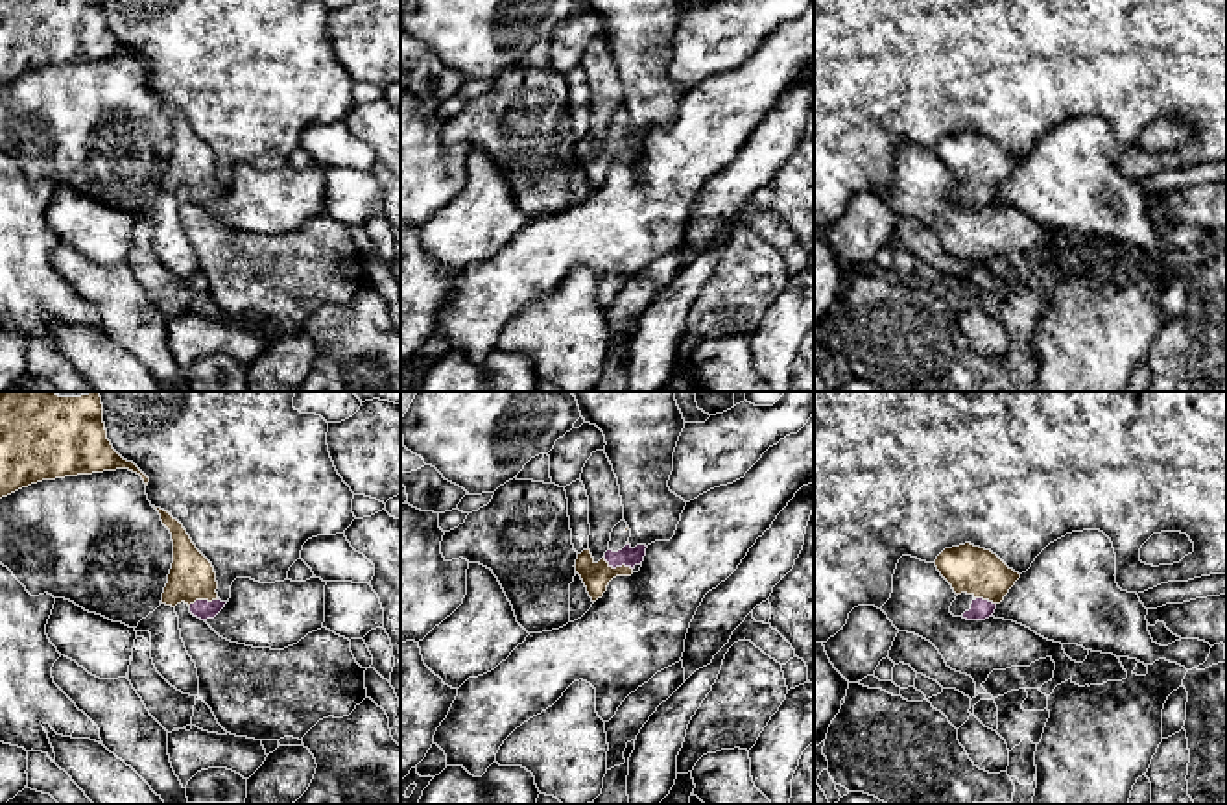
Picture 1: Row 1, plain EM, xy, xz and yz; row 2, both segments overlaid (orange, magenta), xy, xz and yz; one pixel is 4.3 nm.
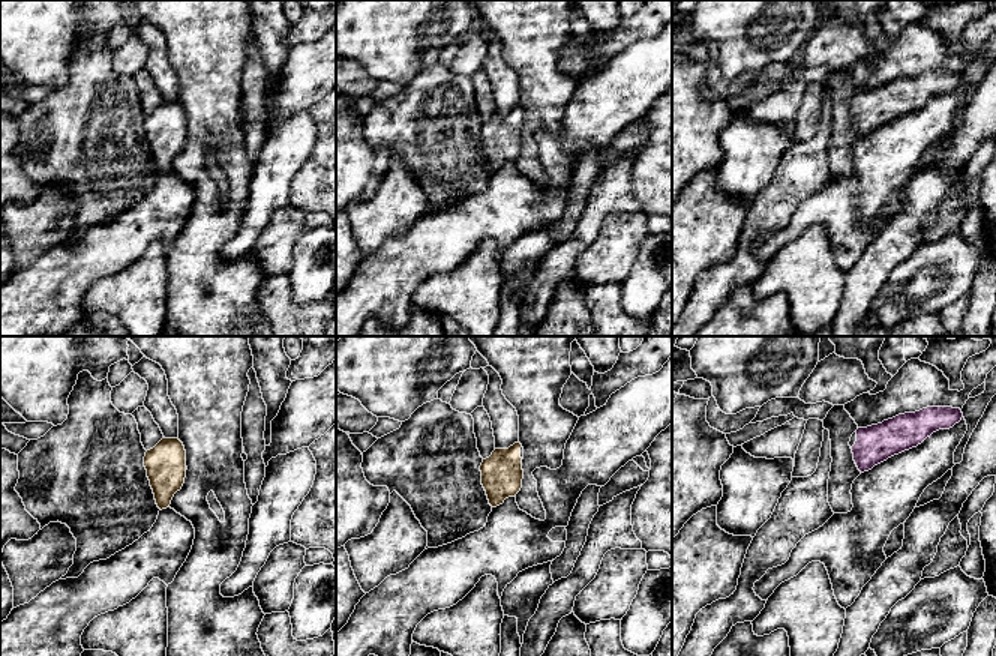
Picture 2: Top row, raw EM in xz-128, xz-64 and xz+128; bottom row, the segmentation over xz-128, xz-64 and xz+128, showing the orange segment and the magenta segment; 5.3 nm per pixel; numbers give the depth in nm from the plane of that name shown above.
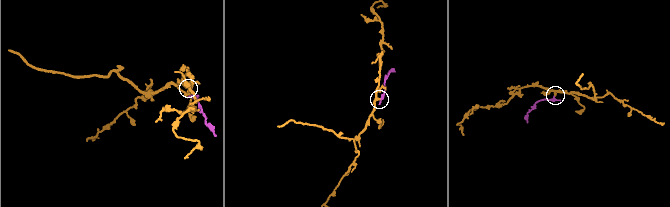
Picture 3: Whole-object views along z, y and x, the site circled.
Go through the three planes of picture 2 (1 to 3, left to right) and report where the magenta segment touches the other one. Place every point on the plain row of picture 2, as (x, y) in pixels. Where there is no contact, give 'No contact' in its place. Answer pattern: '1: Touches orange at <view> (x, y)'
1: No contact
2: No contact
3: No contact

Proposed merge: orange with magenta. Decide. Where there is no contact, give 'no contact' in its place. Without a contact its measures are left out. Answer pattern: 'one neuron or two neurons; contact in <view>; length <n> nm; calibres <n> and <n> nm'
one neuron; contact in xz; length 140 nm; calibres 120 and 90 nm

